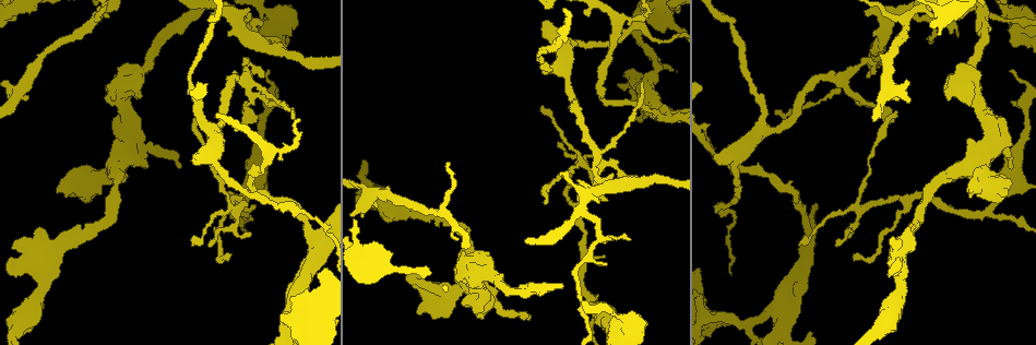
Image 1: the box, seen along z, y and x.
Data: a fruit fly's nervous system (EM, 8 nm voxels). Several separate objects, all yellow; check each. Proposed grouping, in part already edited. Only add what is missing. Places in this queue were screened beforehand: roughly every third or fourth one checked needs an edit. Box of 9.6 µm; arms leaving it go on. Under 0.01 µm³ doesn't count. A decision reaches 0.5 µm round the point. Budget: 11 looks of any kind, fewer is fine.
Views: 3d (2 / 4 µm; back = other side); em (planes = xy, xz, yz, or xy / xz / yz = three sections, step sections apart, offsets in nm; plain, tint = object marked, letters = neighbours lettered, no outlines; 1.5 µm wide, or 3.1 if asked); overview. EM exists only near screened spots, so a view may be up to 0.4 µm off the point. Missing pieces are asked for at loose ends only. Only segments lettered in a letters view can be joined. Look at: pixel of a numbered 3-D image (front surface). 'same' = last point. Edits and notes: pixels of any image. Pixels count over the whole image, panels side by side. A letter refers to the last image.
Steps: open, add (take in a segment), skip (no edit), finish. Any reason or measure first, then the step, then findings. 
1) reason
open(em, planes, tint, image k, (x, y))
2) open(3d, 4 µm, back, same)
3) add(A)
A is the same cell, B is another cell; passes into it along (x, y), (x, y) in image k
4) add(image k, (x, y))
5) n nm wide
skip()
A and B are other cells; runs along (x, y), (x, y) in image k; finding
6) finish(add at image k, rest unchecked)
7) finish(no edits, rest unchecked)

free end
open(em, xy, step 4, tint, image 1, (950, 205))

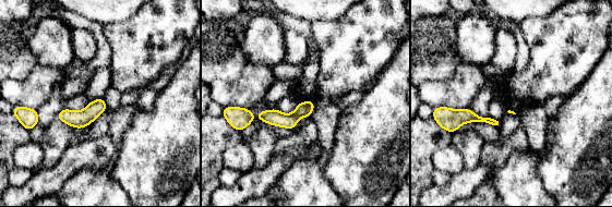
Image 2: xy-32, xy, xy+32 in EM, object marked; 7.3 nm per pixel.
what lies round it
open(em, xy, step 4, letters, same)

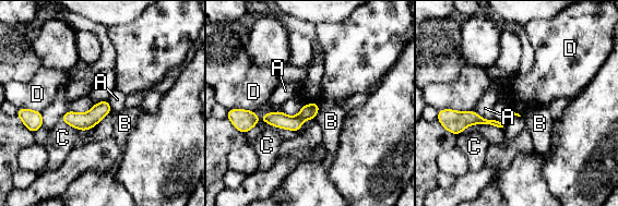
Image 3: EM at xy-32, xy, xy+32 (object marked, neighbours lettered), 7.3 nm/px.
C touches over 260 nm
skip()
A, B, C and D are other cells; none of them fits

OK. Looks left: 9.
free end
open(em, planes, letters, image 1, (1007, 193))

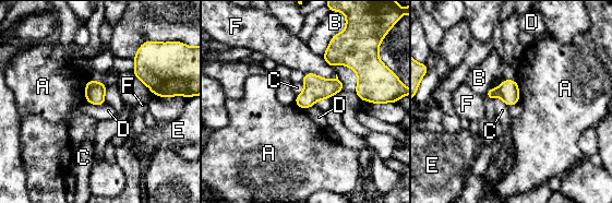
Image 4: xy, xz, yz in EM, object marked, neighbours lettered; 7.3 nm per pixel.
skip()
A, B, C, D, E and F are other cells; border along (86, 100), (96, 105), (106, 102) in image 4; no lettered segment goes on from it

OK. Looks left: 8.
tapers out
open(em, xy, step 8, tint, image 1, (540, 107))

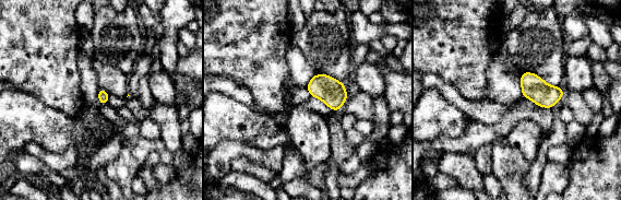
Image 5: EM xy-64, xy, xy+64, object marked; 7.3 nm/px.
cut it another way
open(em, planes, letters, same)

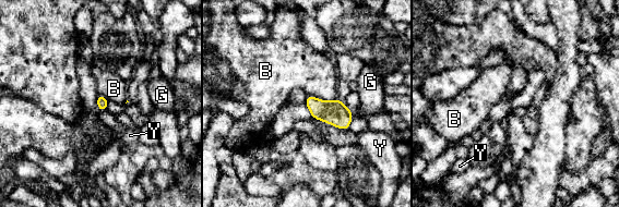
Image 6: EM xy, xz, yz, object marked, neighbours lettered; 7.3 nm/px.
skip()
B, G and Y are other cells; border along (307, 94), (324, 100), (335, 99) in image 6; no lettered segment goes on from it

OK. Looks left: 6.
stops while still wide
open(em, planes, letters, image 1, (198, 156))

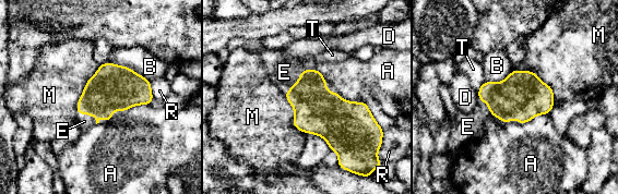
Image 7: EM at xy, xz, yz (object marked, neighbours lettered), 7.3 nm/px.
M touches over 400 nm
add(E)
E is the same cell, A, B, D, M, R and T are other cells; passes into it along (315, 107), (300, 76), (284, 72) in image 7; it goes on there

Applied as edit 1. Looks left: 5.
redraw
open(overview)

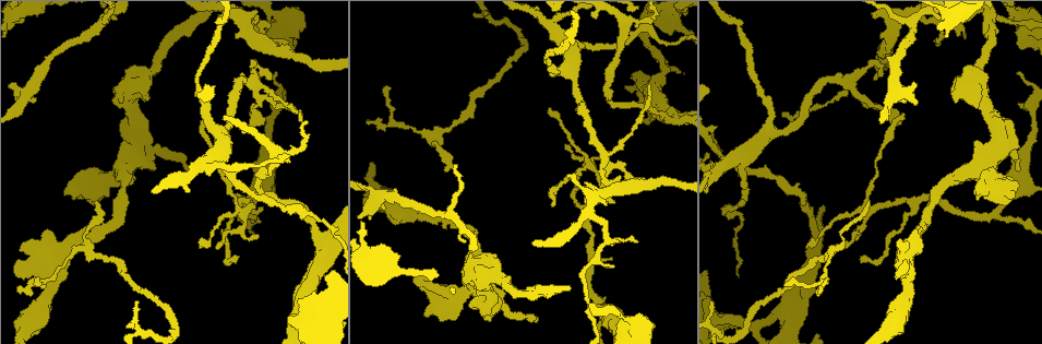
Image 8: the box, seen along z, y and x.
tapers out
open(3d, 2 µm, image 8, (941, 44))

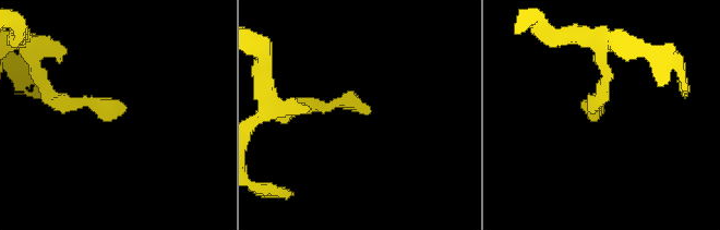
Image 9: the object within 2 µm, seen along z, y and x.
shape alone is not enough
open(em, planes, letters, image 9, (123, 109))

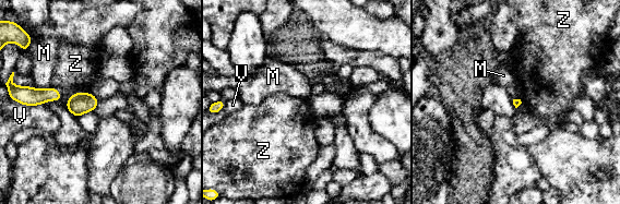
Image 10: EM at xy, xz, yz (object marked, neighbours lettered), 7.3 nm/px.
skip()
M, V and Z are other cells; none of them fits

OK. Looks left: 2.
finish(add at image 7, rest unchecked)

